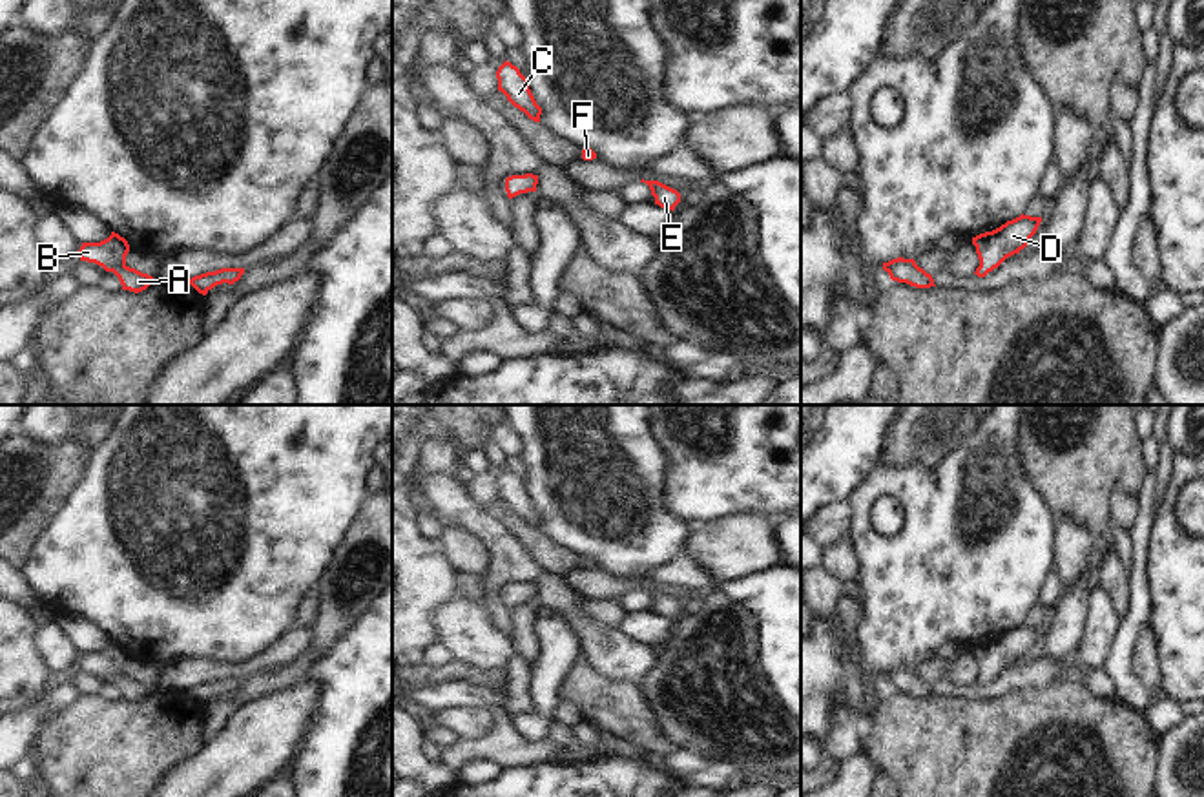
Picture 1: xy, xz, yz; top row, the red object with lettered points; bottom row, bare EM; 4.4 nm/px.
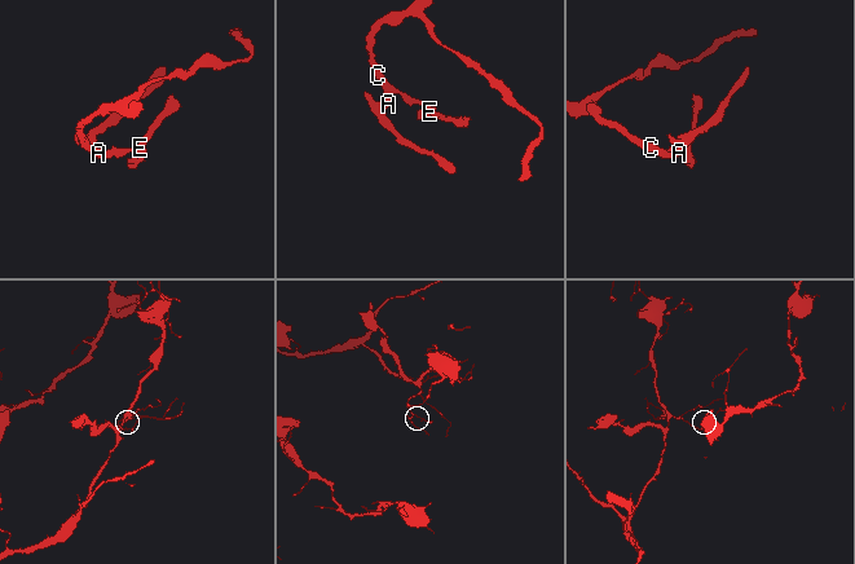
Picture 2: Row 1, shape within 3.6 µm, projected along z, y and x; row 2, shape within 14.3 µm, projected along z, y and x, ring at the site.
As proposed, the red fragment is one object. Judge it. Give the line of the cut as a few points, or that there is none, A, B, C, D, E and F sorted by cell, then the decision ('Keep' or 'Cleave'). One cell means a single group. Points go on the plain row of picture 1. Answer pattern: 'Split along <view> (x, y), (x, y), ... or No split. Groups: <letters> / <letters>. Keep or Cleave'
No split. Groups: A B C D E F. Keep.

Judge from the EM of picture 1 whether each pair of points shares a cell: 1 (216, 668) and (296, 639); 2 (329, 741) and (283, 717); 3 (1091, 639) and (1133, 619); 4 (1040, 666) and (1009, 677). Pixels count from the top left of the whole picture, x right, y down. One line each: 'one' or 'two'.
1: one
2: two
3: two
4: one

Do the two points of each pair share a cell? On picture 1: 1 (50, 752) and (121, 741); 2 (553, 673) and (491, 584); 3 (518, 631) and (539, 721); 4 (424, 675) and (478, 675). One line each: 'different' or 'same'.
1: same
2: different
3: different
4: same

